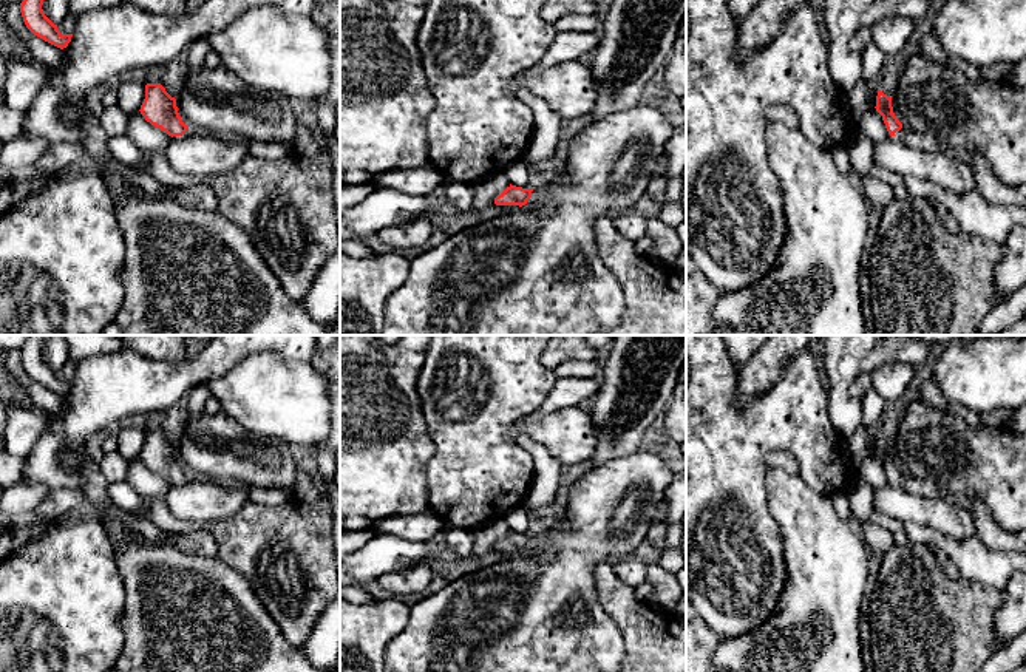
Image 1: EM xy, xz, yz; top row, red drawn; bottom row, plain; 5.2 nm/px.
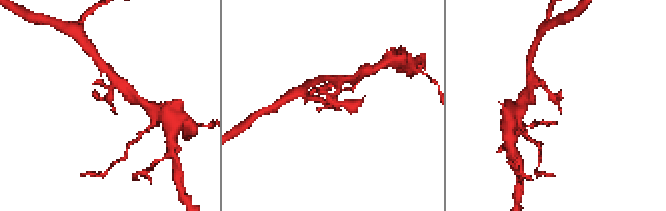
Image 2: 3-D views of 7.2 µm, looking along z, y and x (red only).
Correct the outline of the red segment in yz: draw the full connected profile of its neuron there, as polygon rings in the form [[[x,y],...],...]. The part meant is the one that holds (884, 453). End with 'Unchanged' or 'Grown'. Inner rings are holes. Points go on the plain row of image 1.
[[[881,436],[878,437],[875,454],[882,462],[888,480],[896,487],[916,496],[939,497],[970,511],[975,524],[975,536],[987,550],[1026,555],[1026,530],[1007,531],[992,519],[990,511],[981,501],[964,494],[943,491],[930,480],[902,471],[893,459],[892,443]]]. Grown

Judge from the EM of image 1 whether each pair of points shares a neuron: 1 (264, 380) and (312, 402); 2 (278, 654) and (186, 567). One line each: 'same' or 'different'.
1: same
2: same

